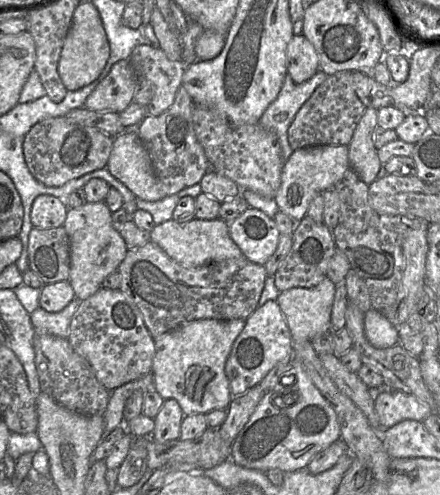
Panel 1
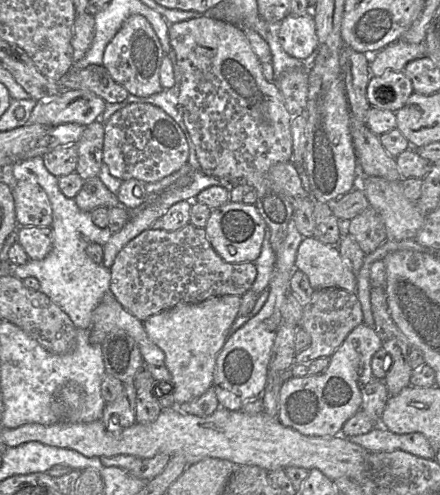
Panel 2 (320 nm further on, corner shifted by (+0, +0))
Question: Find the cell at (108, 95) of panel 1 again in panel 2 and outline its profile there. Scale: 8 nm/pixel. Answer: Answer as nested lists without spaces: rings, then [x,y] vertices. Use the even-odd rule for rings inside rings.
[[[64,90],[57,96],[36,102],[26,125],[57,126],[75,123],[82,126],[100,119],[106,102],[88,90]]]

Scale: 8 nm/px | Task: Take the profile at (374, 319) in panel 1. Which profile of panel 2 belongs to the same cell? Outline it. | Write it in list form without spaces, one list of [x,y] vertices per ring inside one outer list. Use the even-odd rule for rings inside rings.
[[[364,323],[356,326],[330,357],[329,365],[324,372],[308,377],[291,377],[283,382],[278,400],[278,420],[282,425],[305,436],[333,437],[339,435],[344,423],[361,408],[362,390],[373,379],[371,359],[381,348],[381,340],[373,327]]]

